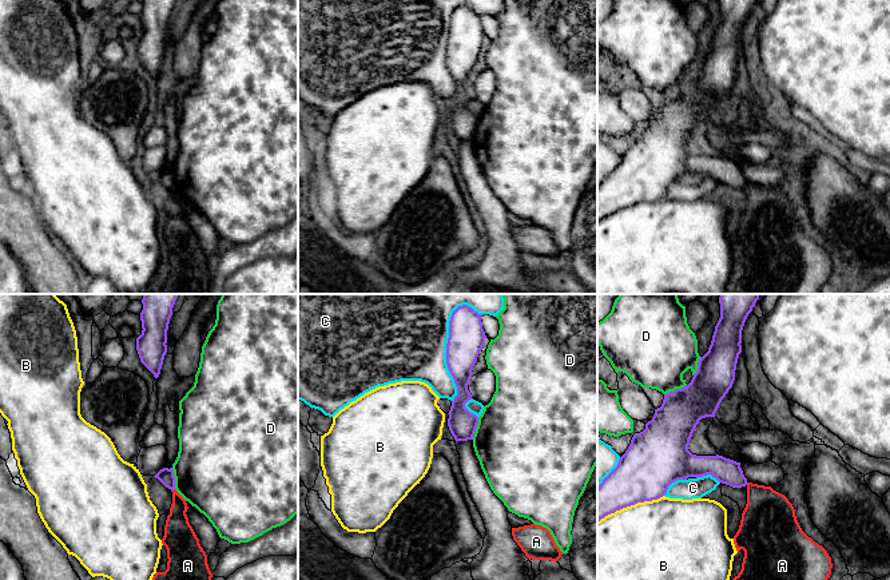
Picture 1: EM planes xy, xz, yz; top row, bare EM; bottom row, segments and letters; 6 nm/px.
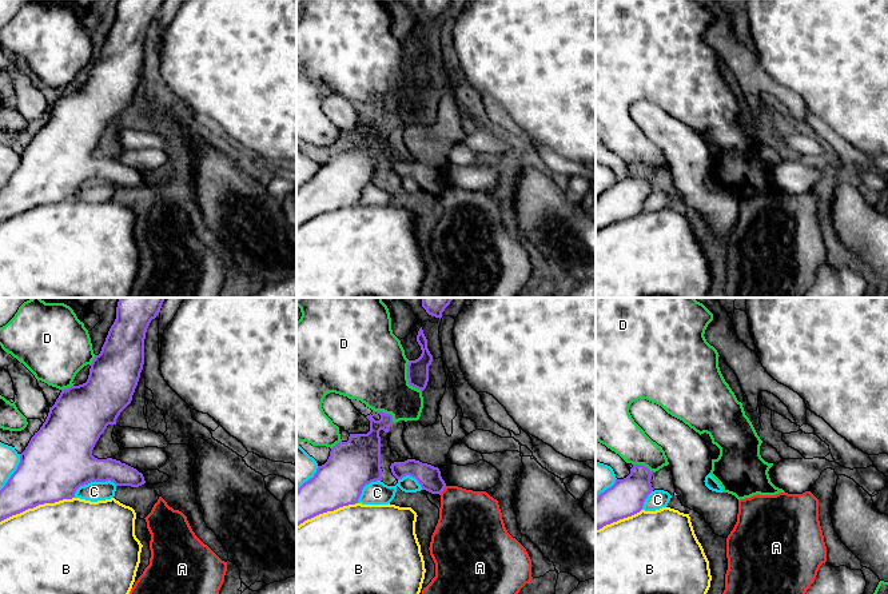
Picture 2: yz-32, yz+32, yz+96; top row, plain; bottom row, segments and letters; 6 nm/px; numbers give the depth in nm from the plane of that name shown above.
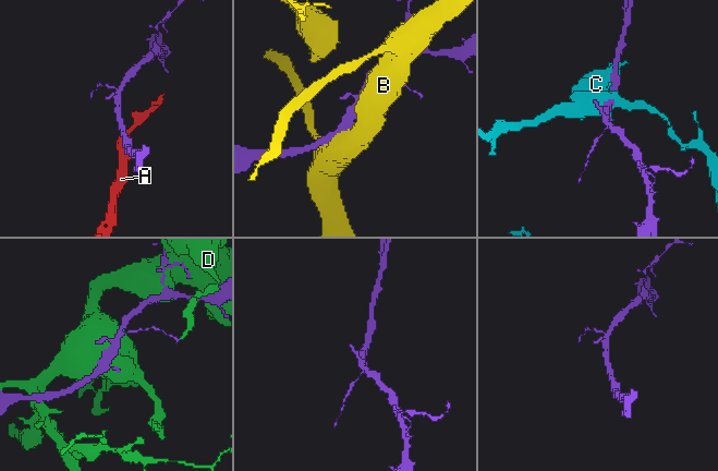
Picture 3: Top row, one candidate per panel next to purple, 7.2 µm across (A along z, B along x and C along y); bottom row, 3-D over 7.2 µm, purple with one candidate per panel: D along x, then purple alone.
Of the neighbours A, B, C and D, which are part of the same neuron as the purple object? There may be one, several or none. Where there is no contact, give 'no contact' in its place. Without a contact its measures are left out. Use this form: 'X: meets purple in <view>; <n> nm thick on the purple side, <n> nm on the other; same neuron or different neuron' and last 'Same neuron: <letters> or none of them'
A: meets purple in xy; 100 nm thick on the purple side, 160 nm on the other; different neuron
B: meets purple in yz; 340 nm thick on the purple side, 480 nm on the other; different neuron
C: meets purple in xz; 220 nm thick on the purple side, 480 nm on the other; different neuron
D: meets purple in xz; 170 nm thick on the purple side, 500 nm on the other; different neuron
Same neuron: none of them

